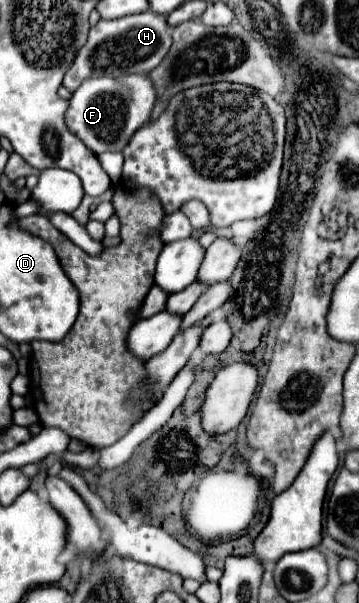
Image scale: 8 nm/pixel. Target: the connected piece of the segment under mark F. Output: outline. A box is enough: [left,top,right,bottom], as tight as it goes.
[65,74,155,156]

